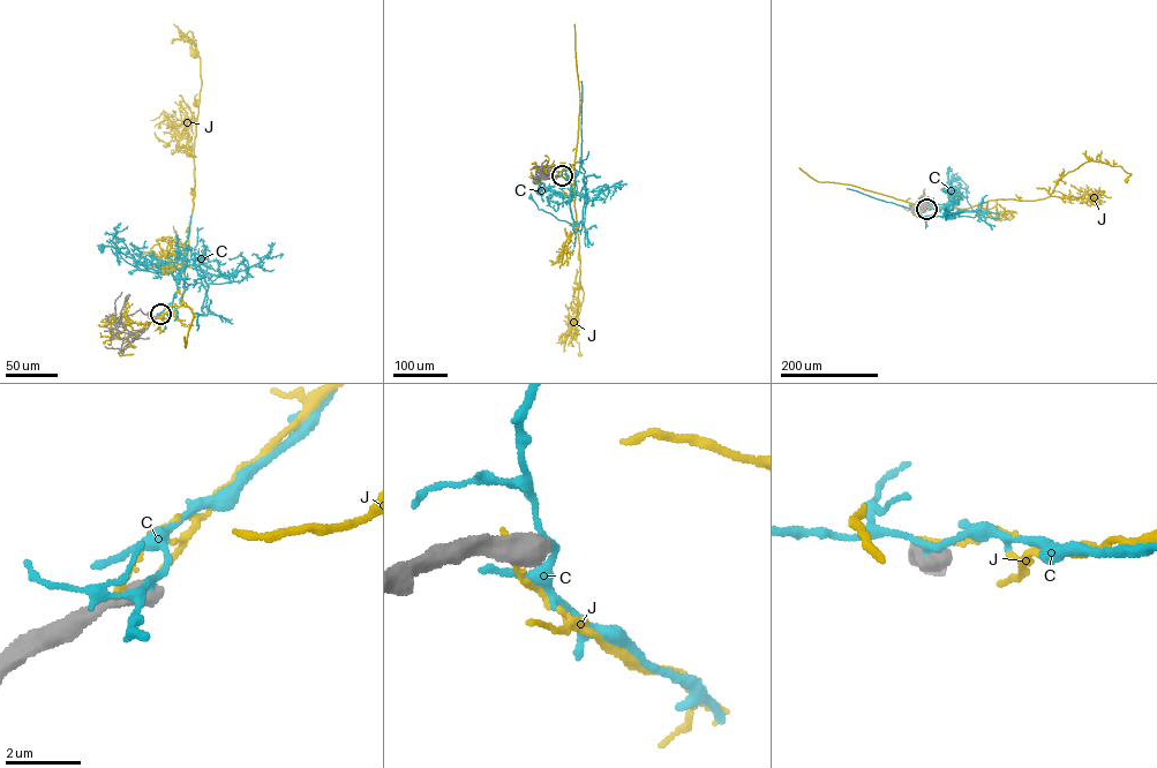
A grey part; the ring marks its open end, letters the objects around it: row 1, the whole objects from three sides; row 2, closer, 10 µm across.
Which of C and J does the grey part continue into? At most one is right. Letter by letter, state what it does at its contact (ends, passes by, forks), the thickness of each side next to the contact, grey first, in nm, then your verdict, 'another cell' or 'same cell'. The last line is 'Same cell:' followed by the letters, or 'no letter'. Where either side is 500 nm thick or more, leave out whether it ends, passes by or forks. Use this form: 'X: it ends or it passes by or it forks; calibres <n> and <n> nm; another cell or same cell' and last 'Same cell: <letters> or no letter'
C: calibres 600 and 120 nm; another cell
J: calibres 650 and 180 nm; another cell
Same cell: no letter

